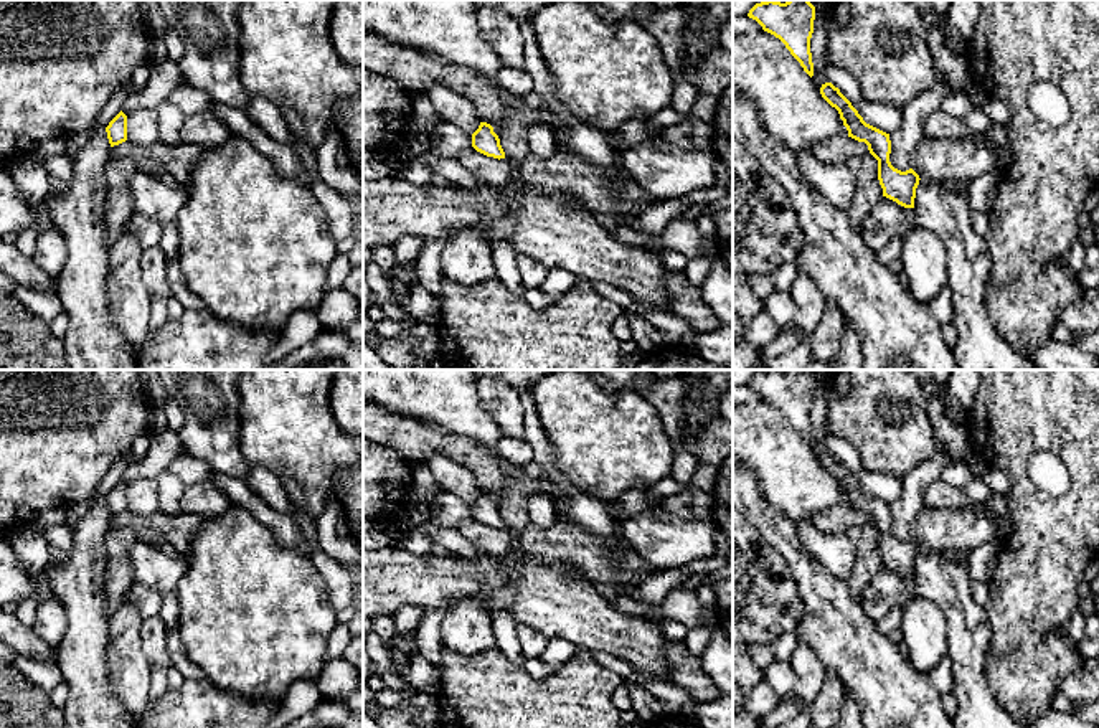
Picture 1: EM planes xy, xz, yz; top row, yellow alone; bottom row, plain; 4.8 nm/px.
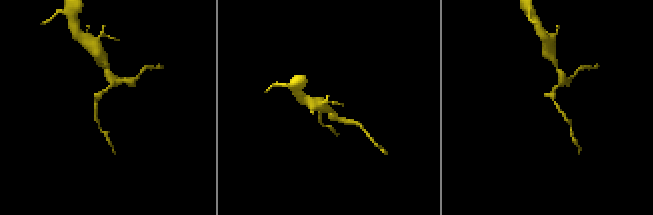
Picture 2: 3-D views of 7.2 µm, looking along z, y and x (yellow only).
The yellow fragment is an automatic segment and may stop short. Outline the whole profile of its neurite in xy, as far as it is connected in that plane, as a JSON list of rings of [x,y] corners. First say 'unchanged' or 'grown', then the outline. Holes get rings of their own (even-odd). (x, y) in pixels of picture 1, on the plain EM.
unchanged; [[[120,480],[106,497],[111,517],[127,510],[127,485]]]

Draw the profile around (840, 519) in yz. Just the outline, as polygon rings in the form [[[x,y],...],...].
[[[837,505],[812,515],[814,525],[828,533],[847,533],[850,528],[870,523],[865,512],[858,512],[848,505]]]

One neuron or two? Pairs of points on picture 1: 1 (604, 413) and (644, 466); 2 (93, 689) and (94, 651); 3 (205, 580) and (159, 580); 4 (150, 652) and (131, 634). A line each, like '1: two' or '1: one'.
1: one
2: one
3: two
4: two

